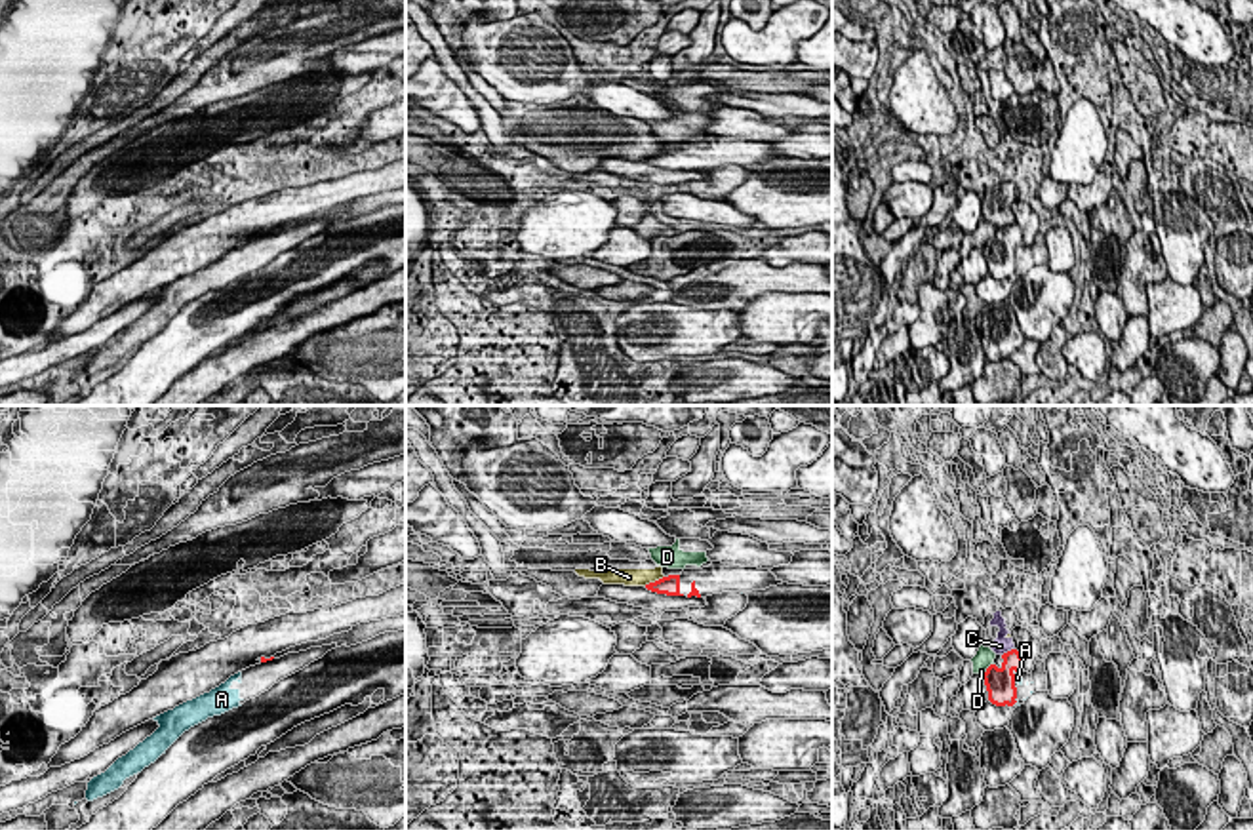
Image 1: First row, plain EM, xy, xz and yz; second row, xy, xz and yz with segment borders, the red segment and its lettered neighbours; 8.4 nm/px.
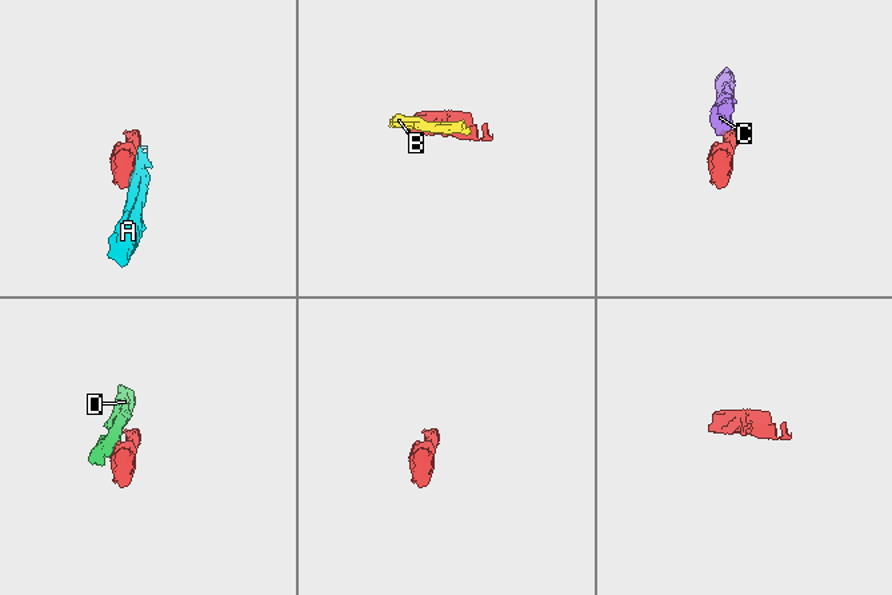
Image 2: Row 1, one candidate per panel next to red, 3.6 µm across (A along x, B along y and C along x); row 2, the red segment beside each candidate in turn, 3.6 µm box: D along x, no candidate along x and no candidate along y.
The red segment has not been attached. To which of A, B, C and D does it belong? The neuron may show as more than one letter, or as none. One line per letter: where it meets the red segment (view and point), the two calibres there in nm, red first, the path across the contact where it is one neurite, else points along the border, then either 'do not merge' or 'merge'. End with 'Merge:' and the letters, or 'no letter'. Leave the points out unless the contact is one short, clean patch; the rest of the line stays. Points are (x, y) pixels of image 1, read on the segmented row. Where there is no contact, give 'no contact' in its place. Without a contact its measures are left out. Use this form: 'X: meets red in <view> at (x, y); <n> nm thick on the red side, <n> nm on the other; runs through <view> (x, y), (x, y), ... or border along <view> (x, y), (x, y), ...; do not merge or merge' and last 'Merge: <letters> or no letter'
A: meets red in yz at (1015, 674); 260 nm thick on the red side, 60 nm on the other; do not merge
B: meets red in xz at (656, 581); 160 nm thick on the red side, 160 nm on the other; do not merge
C: meets red in yz at (1008, 652); 220 nm thick on the red side, 140 nm on the other; border along yz (1014, 648), (1002, 655); do not merge
D: meets red in yz at (987, 669); 260 nm thick on the red side, 160 nm on the other; border along yz (993, 663), (981, 674); do not merge
Merge: no letter

